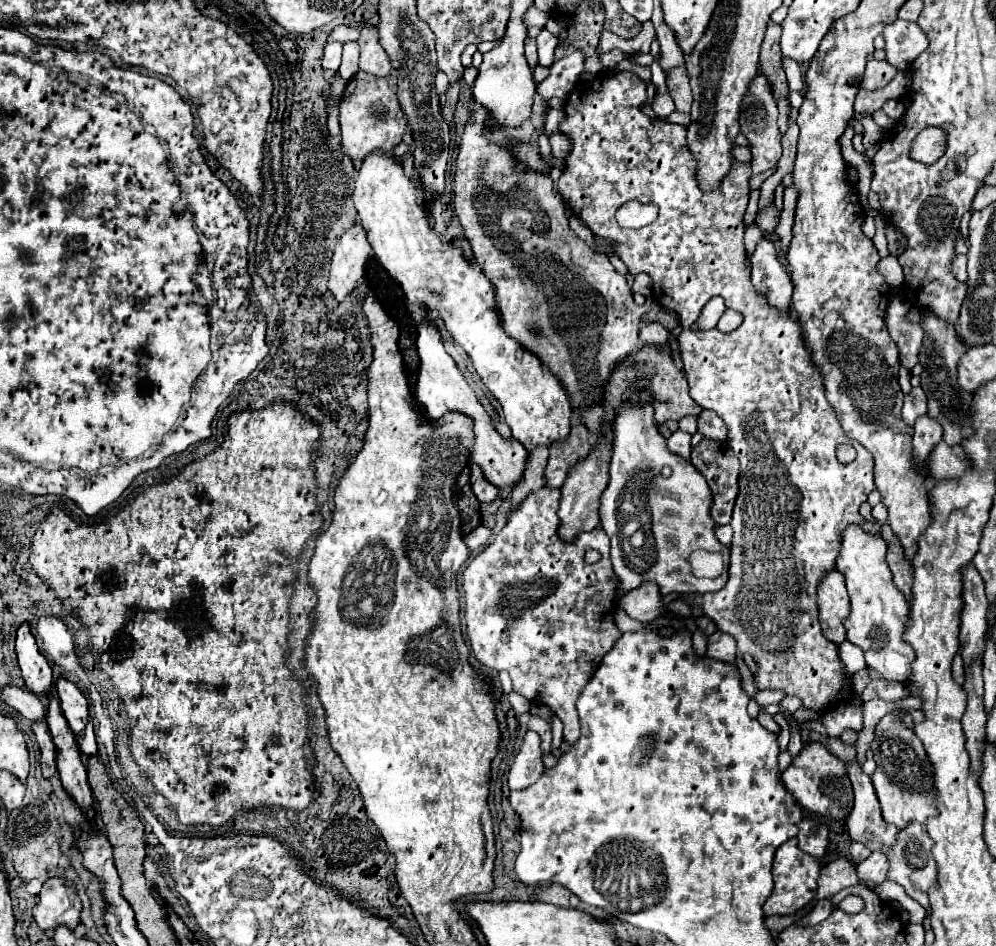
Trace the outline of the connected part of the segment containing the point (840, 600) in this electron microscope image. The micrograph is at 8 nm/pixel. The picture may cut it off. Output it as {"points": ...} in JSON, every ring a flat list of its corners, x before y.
{"points":[[832,570,818,586,818,608,824,636,836,644,842,644,846,640,842,622,848,618,850,600,844,588,844,576,840,576,838,570]]}

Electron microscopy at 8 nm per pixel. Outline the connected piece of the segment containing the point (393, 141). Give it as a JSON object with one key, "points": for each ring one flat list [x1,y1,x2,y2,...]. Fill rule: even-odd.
{"points":[[358,72,342,94,338,120,342,128,342,150,352,162,360,162,376,150,392,152,406,132,406,118,396,98,396,76,390,74,386,78,376,78,366,72]]}

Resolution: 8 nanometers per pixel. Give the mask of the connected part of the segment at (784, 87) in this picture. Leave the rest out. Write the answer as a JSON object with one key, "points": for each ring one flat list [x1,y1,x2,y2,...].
{"points":[[774,22,768,24,766,38,762,42,762,54,760,54,760,70,768,78,772,86,772,94,776,100,786,96,790,92,786,72,782,68,782,52,780,52,780,34,782,28]]}

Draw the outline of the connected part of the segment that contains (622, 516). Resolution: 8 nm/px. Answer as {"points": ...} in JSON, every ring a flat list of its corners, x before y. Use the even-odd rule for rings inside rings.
{"points":[[650,400,644,404,632,404,626,402,618,410,618,416,614,420,614,444,612,444,612,460,610,460,610,482,600,498,600,524,604,532,612,540,610,548,610,560,616,576,622,580,624,592,638,588,640,582,650,580,656,582,662,596,672,592,682,594,706,594,706,592,718,592,726,580,728,572,722,572,718,578,696,578,692,574,692,566,688,562,688,556,698,550,712,550,728,556,728,546,722,546,714,536,714,520,710,516,712,506,712,494,704,480,704,476,686,460,680,460,674,452,668,450,666,438,658,432,658,424,654,420,654,406],[670,466,672,474,668,478,662,476,662,468]]}

